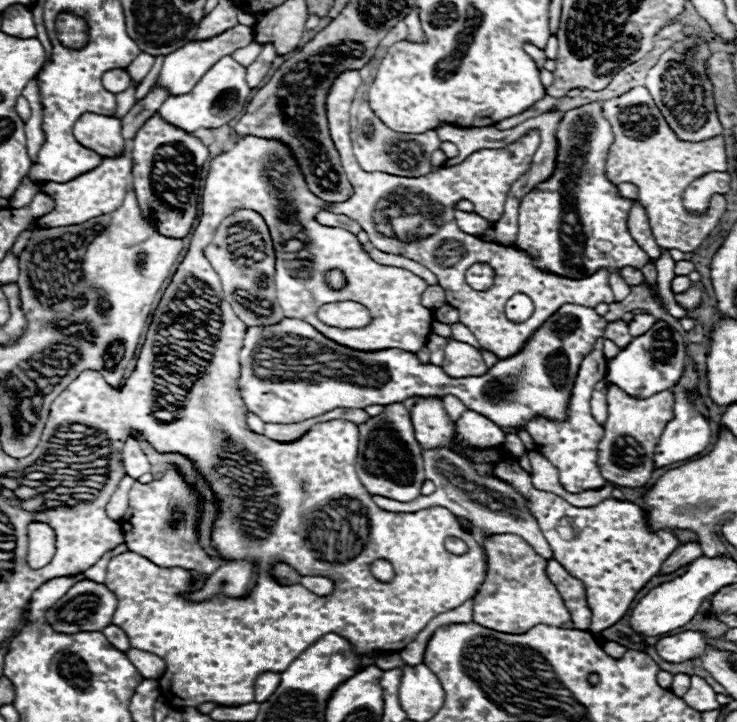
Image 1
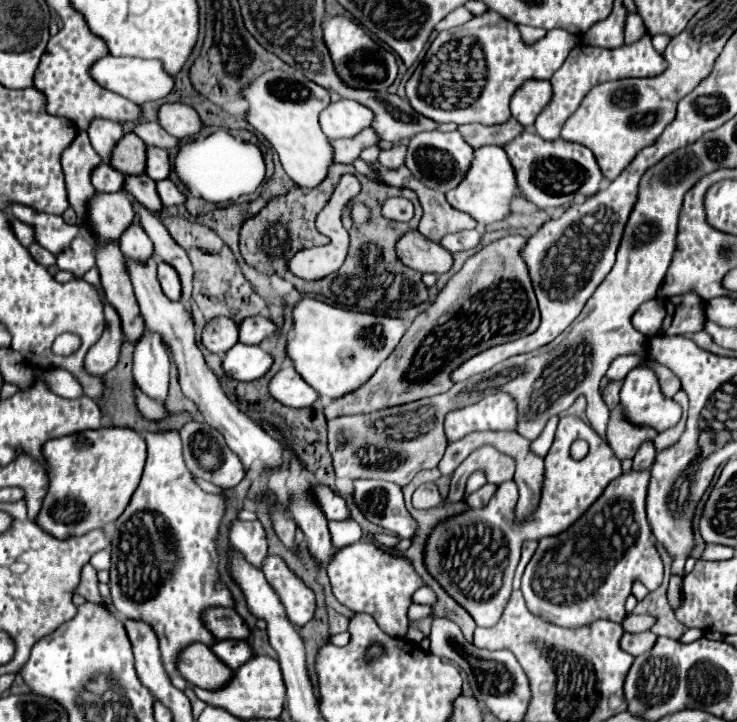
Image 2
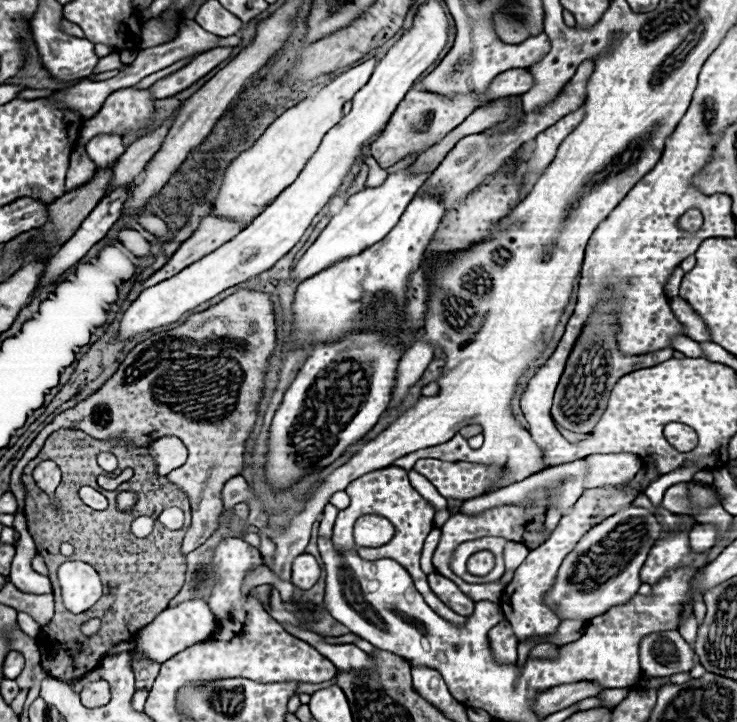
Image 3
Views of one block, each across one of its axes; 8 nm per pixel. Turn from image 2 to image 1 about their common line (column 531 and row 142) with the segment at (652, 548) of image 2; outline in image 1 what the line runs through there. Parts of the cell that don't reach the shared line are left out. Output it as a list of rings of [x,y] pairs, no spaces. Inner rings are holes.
[[[600,102],[564,114],[558,128],[560,152],[556,174],[520,202],[518,238],[514,246],[526,252],[536,268],[562,278],[582,280],[600,268],[642,268],[650,260],[628,232],[626,220],[632,202],[620,198],[616,186],[604,176],[604,158],[612,138],[614,134],[602,116]]]

